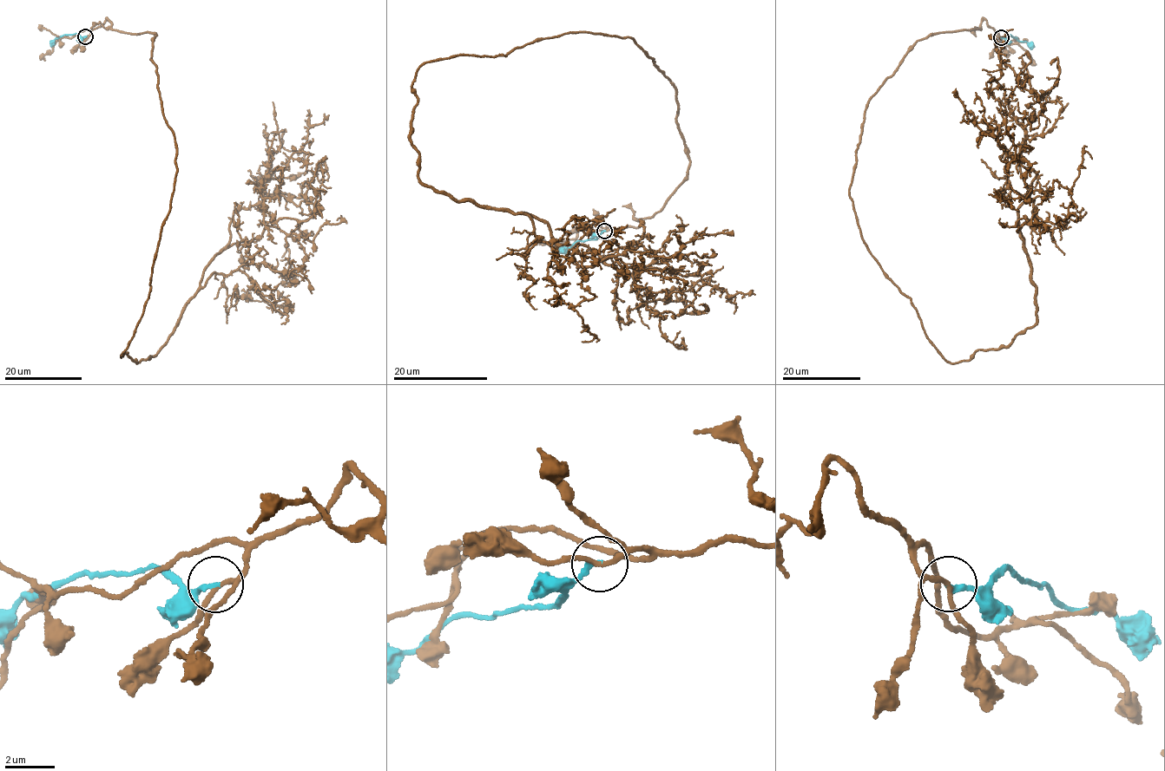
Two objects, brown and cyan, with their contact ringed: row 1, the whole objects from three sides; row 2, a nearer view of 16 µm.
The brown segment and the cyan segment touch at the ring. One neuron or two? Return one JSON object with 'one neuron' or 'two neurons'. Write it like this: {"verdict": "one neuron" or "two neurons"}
{"verdict": "two neurons"}

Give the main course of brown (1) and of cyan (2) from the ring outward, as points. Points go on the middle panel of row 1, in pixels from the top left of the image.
1: (604, 231), (662, 211), (689, 160), (634, 39), (420, 66), (420, 180), (534, 217), (654, 301), (715, 282)
2: (604, 231), (595, 239), (573, 243), (559, 252)

